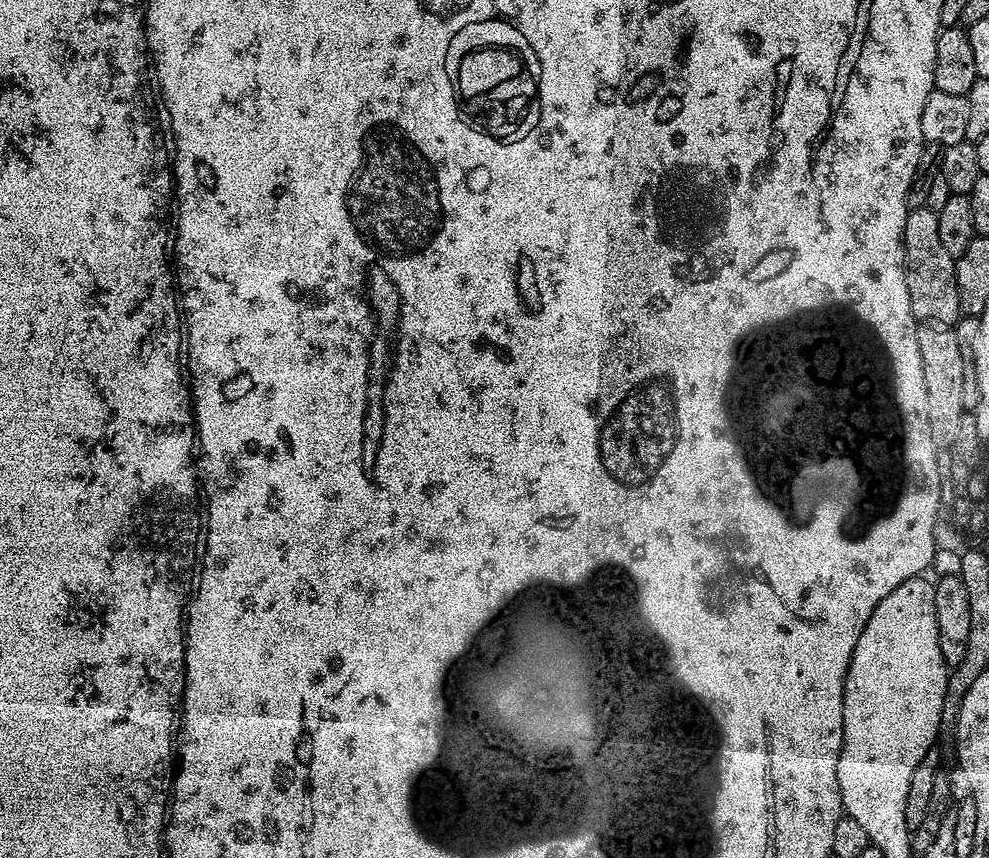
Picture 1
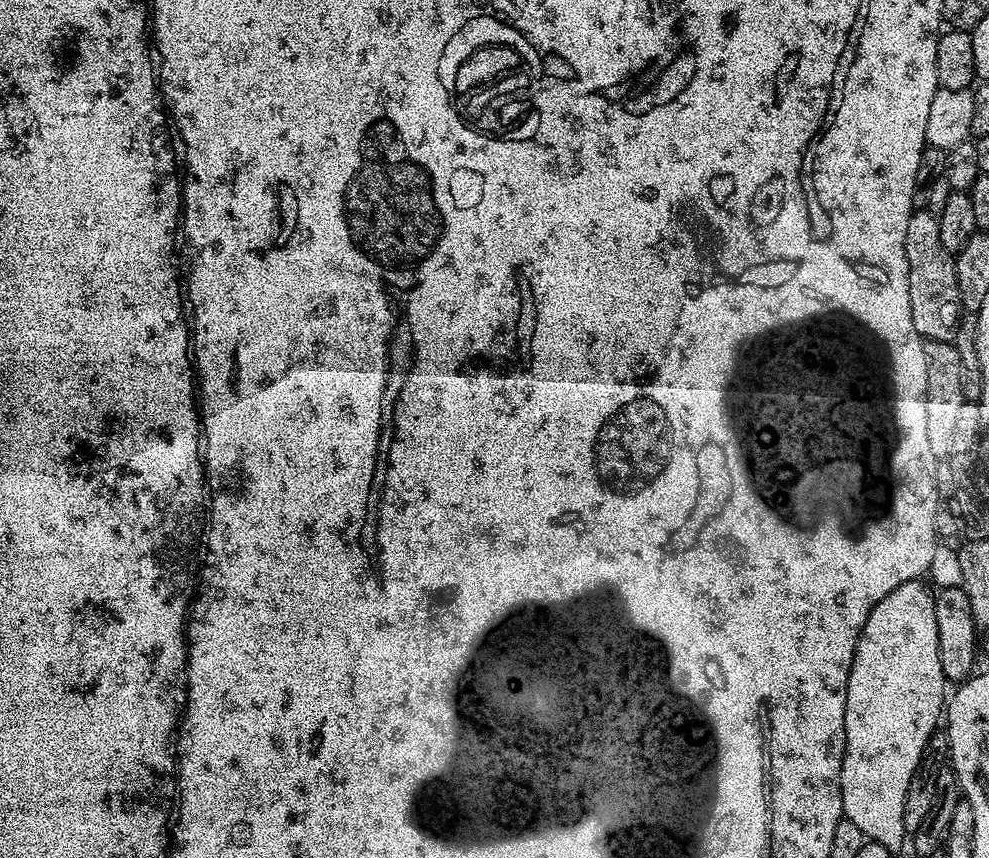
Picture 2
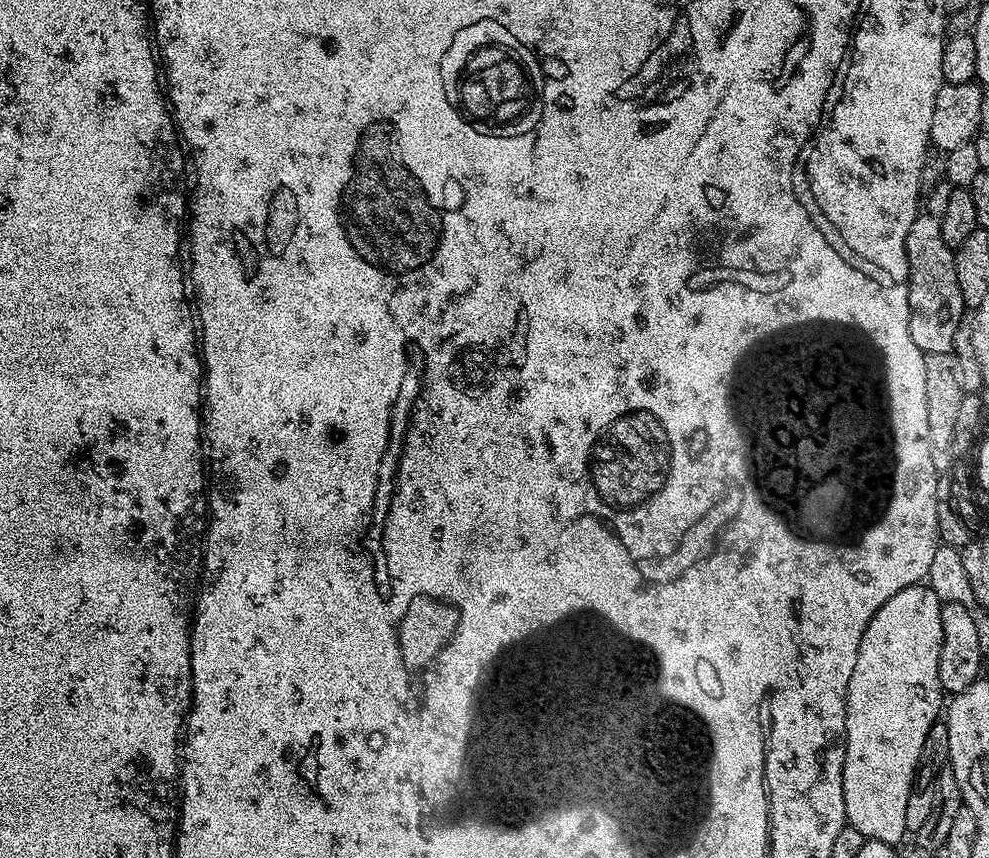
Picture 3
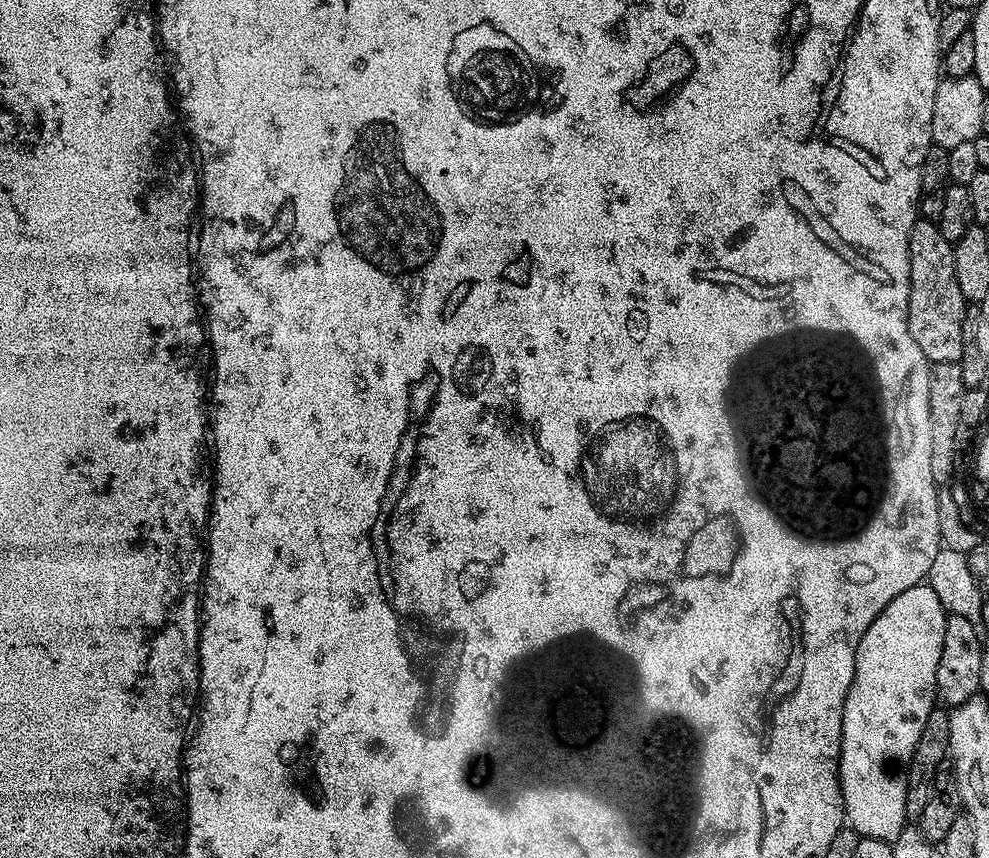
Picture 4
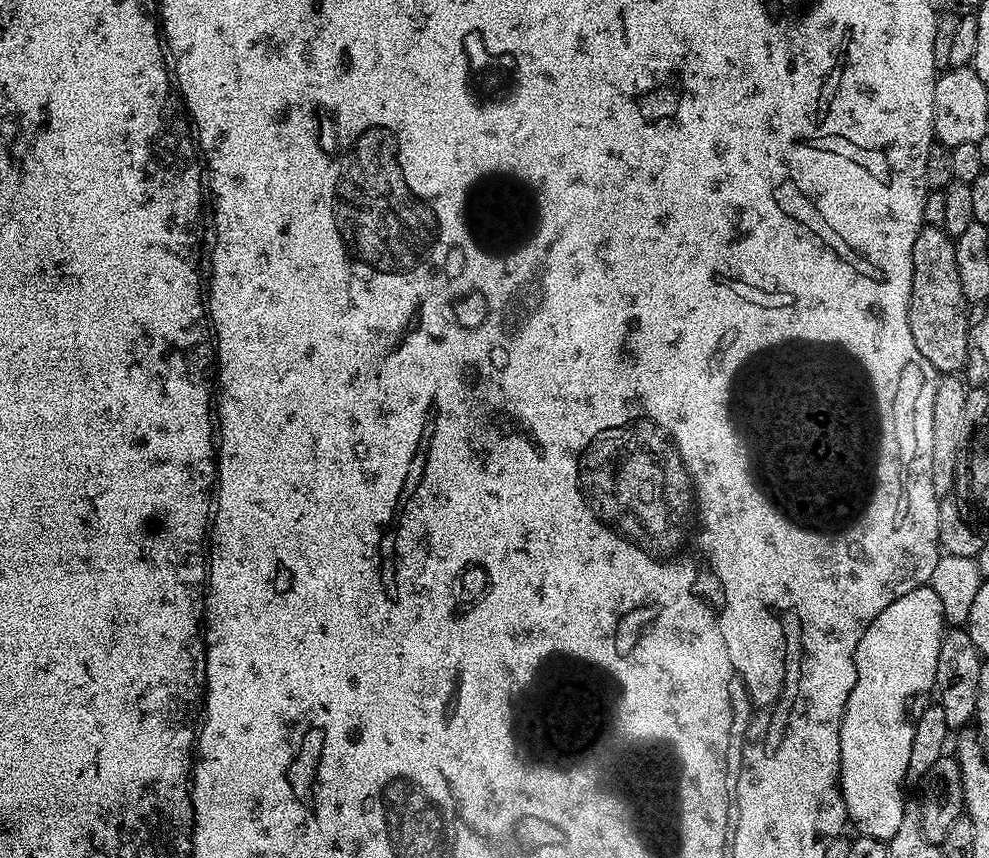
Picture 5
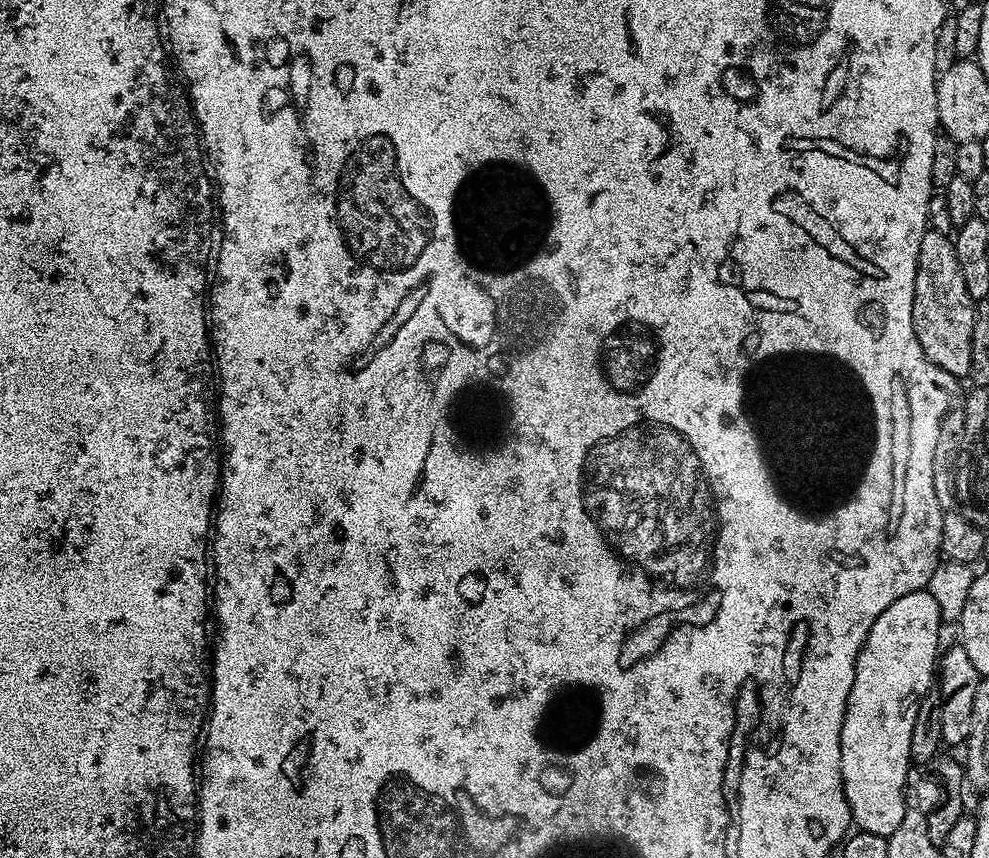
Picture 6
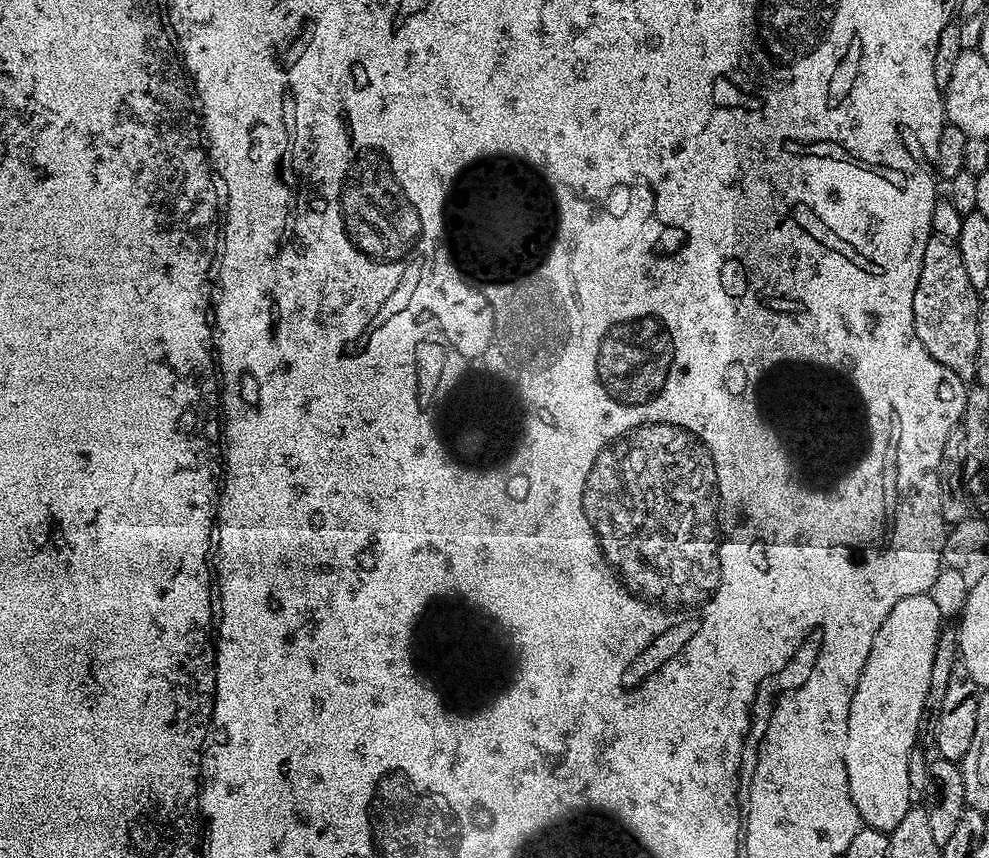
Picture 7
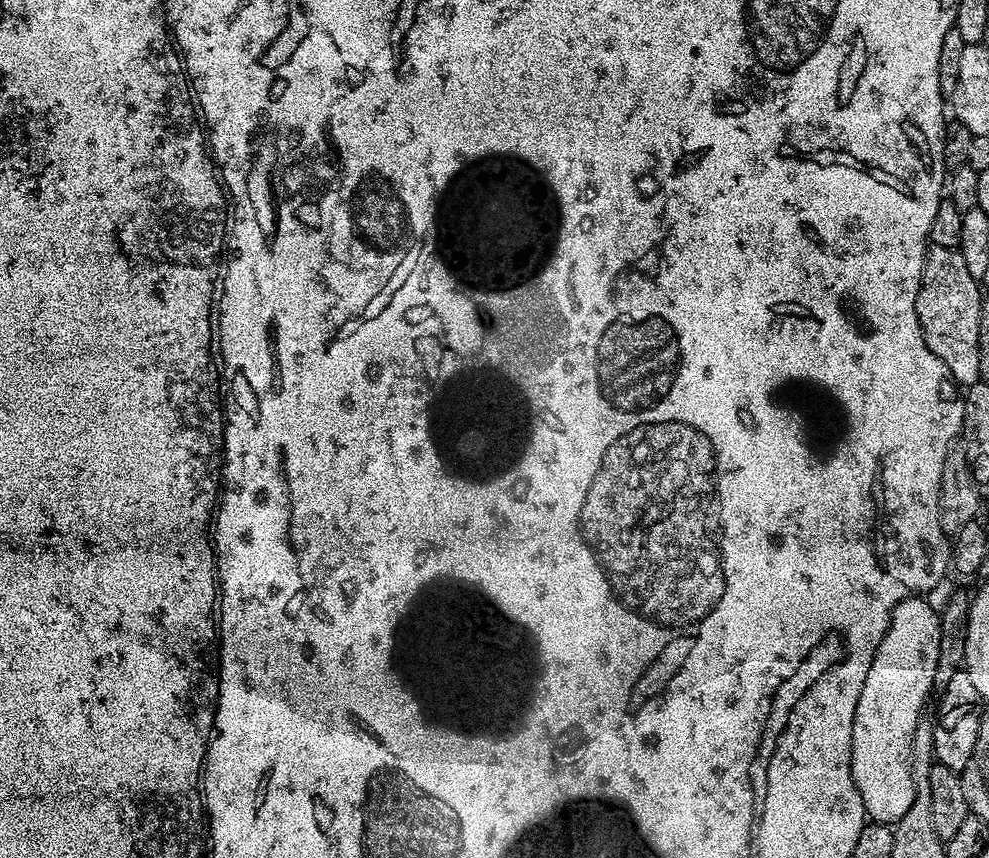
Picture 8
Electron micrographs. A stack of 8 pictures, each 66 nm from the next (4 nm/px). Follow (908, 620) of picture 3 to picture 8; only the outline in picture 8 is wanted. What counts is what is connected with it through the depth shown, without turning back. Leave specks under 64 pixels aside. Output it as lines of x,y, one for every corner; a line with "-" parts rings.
912,596
896,605
892,611
890,626
874,654
874,662
870,662
870,674
866,674
866,682
854,710
852,731
852,773
858,794
862,796
864,815
869,821
895,826
914,802
915,787
910,770
911,739
925,711
923,708
928,700
928,692
933,691
939,641
939,611
932,609
924,598

